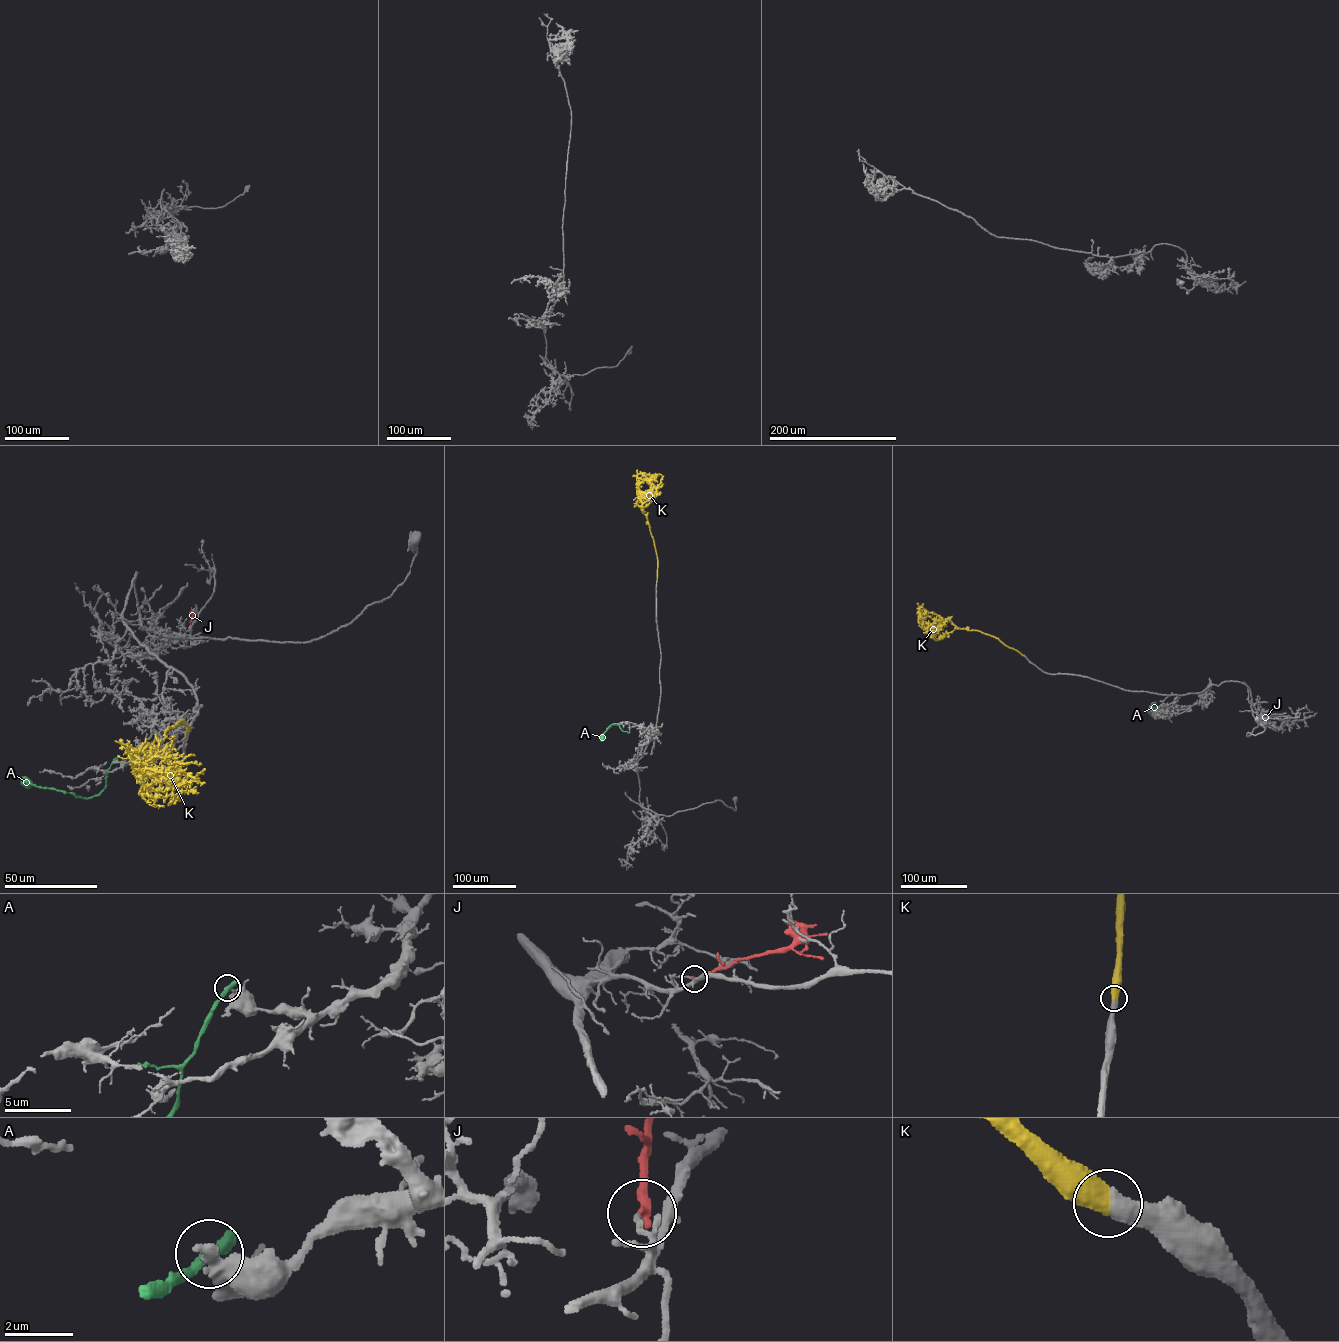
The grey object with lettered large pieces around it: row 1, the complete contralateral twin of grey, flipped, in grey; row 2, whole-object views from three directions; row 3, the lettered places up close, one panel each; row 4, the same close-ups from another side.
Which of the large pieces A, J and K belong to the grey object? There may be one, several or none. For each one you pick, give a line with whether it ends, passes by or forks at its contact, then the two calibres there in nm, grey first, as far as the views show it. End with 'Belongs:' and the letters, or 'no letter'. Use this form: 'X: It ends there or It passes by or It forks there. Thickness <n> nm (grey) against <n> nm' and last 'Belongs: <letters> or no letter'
K: It ends there. Thickness 550 nm (grey) against 600 nm
Belongs: K

